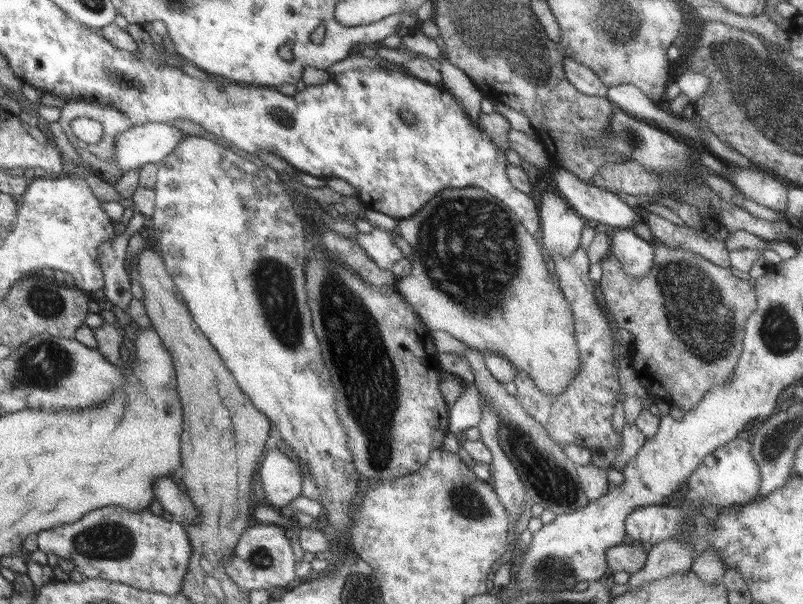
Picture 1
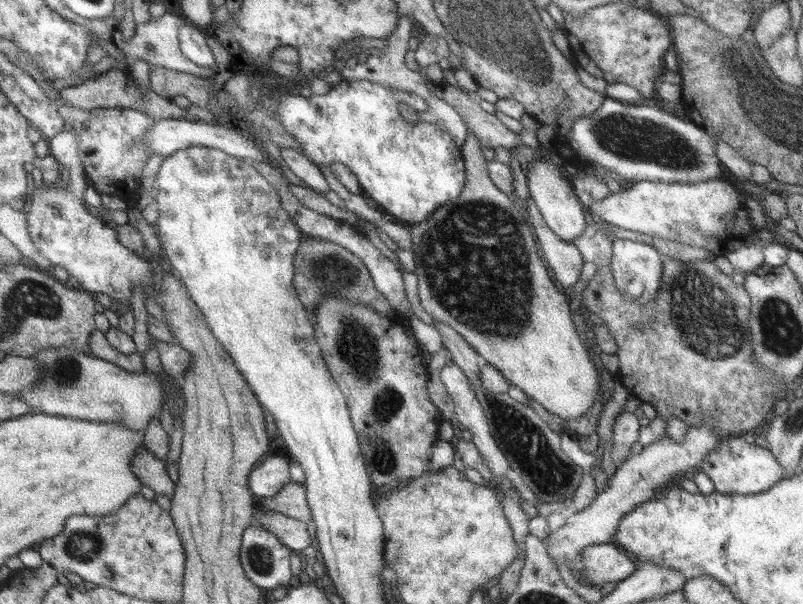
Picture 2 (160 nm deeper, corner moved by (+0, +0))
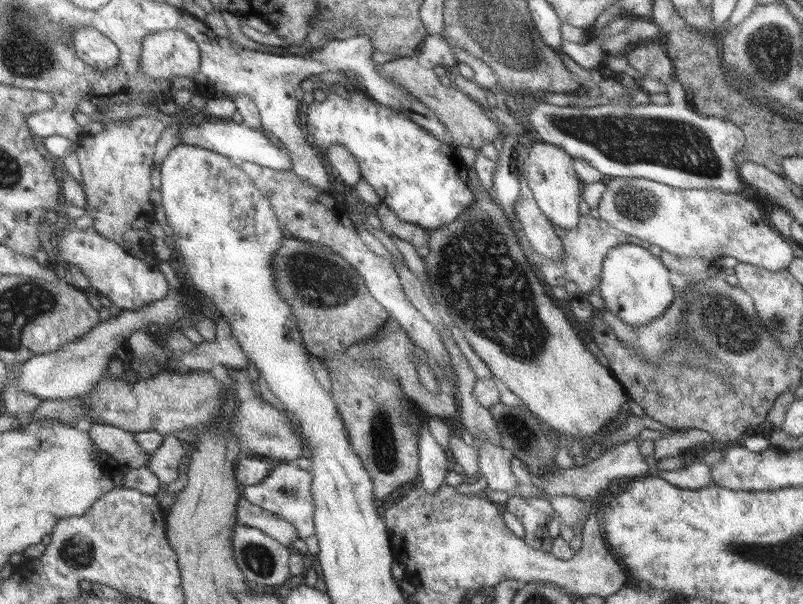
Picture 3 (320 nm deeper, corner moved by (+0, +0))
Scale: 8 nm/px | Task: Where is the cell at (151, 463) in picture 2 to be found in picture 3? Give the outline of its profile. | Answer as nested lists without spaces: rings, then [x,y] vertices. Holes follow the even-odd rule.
[[[92,424],[87,431],[96,449],[106,453],[124,468],[147,467],[150,455],[146,455],[134,441],[133,433],[110,424]]]

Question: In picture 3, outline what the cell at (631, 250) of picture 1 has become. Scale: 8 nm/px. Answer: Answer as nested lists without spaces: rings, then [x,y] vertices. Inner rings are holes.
[[[622,244],[608,252],[597,289],[604,299],[605,310],[632,326],[642,326],[660,318],[677,297],[666,265],[643,246],[634,244]]]

